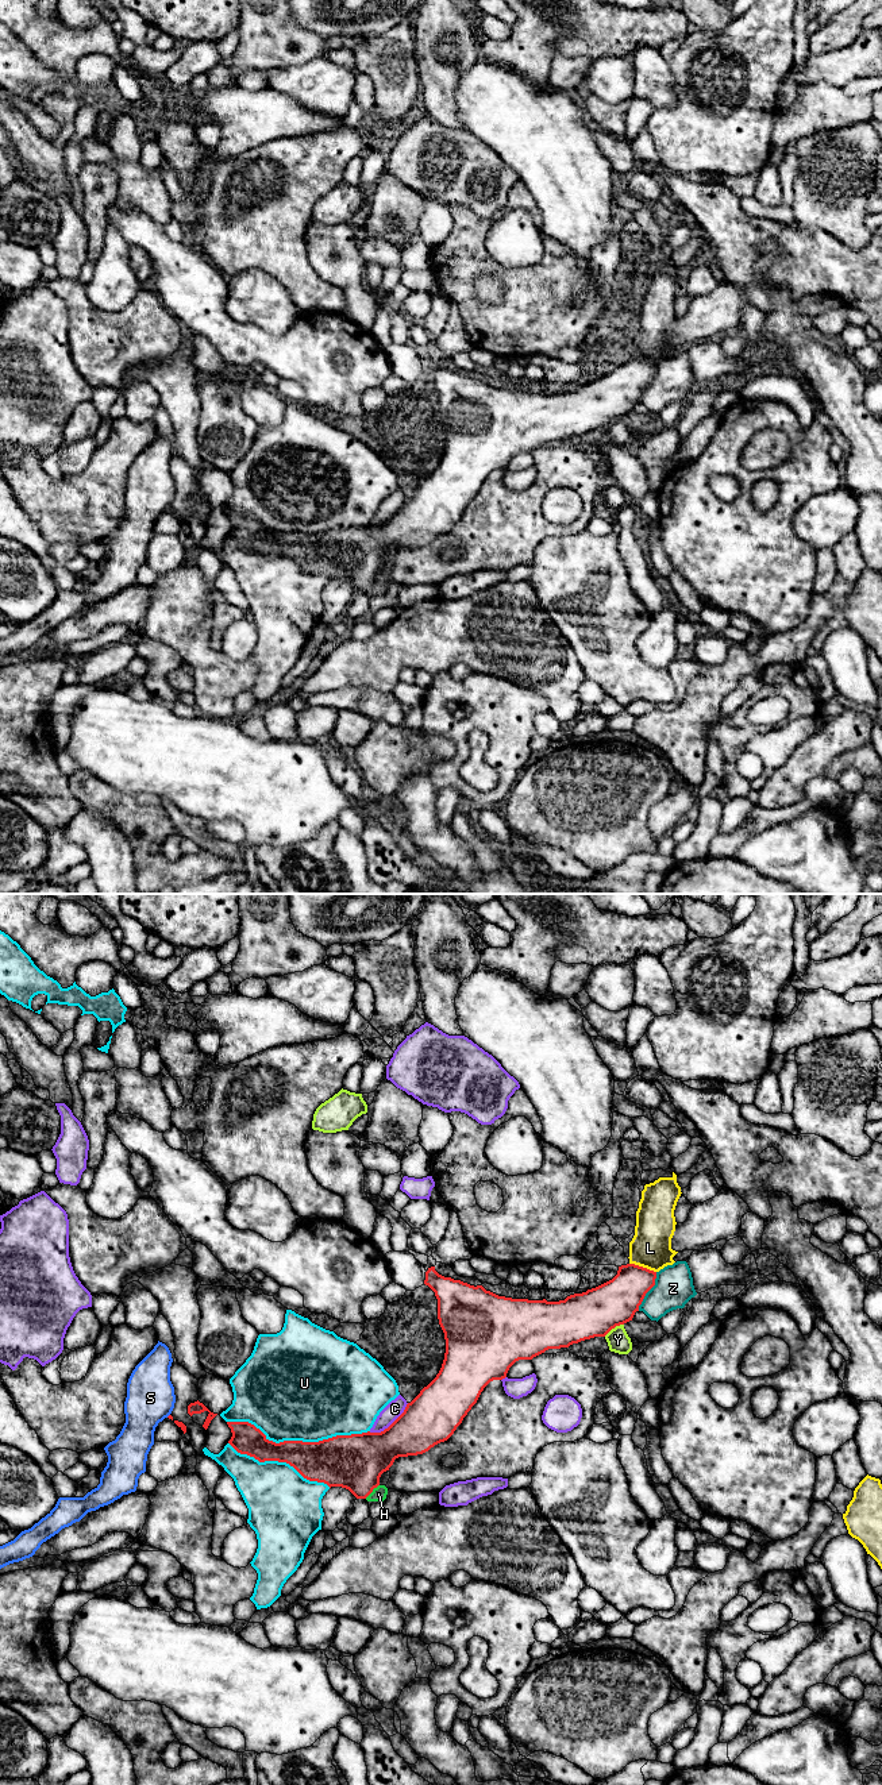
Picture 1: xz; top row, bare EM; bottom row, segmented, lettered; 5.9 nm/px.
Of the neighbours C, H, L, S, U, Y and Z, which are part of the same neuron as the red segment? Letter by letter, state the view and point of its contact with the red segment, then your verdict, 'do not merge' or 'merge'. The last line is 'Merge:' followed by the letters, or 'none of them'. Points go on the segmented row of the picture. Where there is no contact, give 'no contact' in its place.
C: meets red in xz at (391, 1425); do not merge
H: meets red in xz at (372, 1491); merge
L: meets red in xz at (642, 1267); do not merge
S: no contact; do not merge
U: meets red in xz at (299, 1441); do not merge
Y: meets red in xz at (613, 1327); do not merge
Z: meets red in xz at (649, 1290); do not merge
Merge: H

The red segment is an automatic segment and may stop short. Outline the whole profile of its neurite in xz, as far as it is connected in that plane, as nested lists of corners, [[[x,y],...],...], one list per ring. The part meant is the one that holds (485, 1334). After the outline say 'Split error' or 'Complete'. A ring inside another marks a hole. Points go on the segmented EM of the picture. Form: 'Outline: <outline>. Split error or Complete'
Outline: [[[627,1264],[619,1267],[617,1275],[612,1280],[596,1288],[570,1295],[565,1300],[547,1302],[546,1299],[528,1300],[498,1296],[486,1291],[482,1285],[474,1287],[461,1280],[444,1277],[435,1271],[435,1267],[431,1267],[425,1272],[424,1284],[435,1292],[438,1299],[438,1319],[446,1339],[444,1360],[436,1377],[407,1404],[404,1412],[388,1429],[381,1433],[367,1431],[336,1435],[319,1442],[284,1441],[276,1443],[269,1441],[259,1429],[249,1422],[227,1422],[232,1433],[228,1443],[238,1453],[254,1457],[259,1462],[286,1462],[309,1481],[324,1483],[330,1488],[346,1488],[357,1499],[384,1501],[388,1488],[380,1484],[380,1477],[389,1470],[396,1458],[423,1454],[435,1445],[447,1441],[477,1403],[484,1388],[493,1380],[505,1379],[509,1368],[516,1361],[532,1360],[548,1349],[569,1348],[585,1339],[605,1337],[616,1326],[632,1321],[646,1294],[655,1285],[655,1279],[656,1272],[635,1264]]]. Split error

